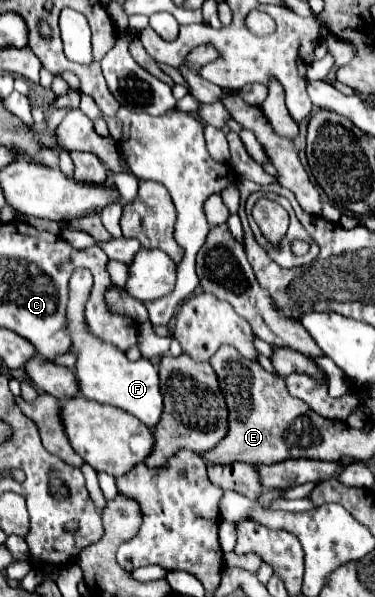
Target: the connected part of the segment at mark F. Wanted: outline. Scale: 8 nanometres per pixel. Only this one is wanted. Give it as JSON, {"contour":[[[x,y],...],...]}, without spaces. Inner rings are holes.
{"contour":[[[77,270],[69,282],[71,300],[67,306],[67,318],[69,318],[67,328],[73,336],[73,352],[77,354],[75,376],[79,380],[81,394],[99,404],[117,406],[117,408],[137,416],[149,428],[153,428],[159,422],[161,412],[163,412],[163,394],[161,394],[161,386],[159,386],[157,366],[147,358],[129,362],[125,358],[125,352],[121,352],[115,346],[105,344],[99,338],[95,338],[93,334],[89,334],[89,330],[85,328],[85,322],[83,322],[83,306],[89,298],[91,284],[93,284],[93,278],[91,278],[89,270]]]}

